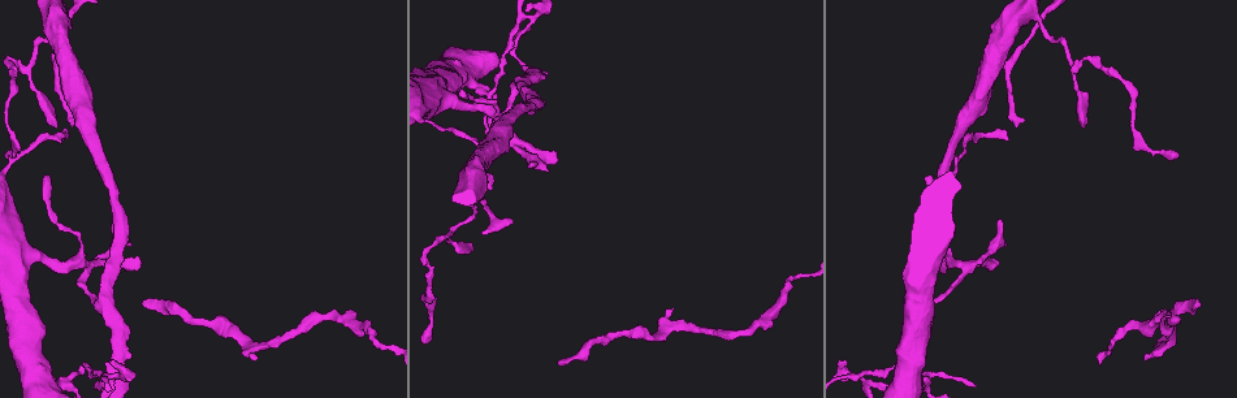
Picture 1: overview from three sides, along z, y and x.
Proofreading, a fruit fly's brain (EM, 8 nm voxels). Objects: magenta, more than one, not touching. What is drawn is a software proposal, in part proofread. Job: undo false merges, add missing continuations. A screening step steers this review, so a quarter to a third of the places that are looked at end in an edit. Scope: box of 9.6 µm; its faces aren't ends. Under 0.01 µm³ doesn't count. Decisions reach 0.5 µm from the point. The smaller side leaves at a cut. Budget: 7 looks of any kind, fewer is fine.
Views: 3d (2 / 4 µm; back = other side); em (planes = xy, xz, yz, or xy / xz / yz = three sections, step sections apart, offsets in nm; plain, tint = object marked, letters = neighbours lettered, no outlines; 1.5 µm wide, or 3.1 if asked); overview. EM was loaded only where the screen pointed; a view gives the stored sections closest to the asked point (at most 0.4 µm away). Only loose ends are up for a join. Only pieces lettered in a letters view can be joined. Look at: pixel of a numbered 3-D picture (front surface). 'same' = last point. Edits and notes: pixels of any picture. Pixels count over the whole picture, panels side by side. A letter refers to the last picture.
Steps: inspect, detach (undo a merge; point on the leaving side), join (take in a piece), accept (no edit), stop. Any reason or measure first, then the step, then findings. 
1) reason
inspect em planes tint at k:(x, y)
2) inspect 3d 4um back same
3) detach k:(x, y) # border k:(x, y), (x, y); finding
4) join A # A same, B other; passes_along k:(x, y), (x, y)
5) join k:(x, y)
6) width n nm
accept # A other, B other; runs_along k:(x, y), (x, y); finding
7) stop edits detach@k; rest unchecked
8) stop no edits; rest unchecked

sharp bend
inspect em planes letters at 1:(537, 12)

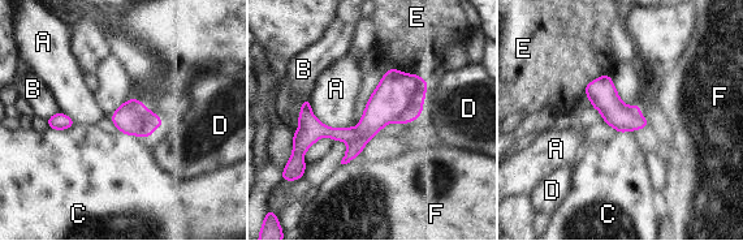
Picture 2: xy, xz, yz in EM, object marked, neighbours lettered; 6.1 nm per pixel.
width 170 nm; longest_contact A 320 nm
detach 2:(385, 106) # A other, B other, C other, D other, E other, F other; a second neuron is stuck on

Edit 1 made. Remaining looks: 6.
an open end
inspect em xz step 8 tint at 1:(1008, 141)

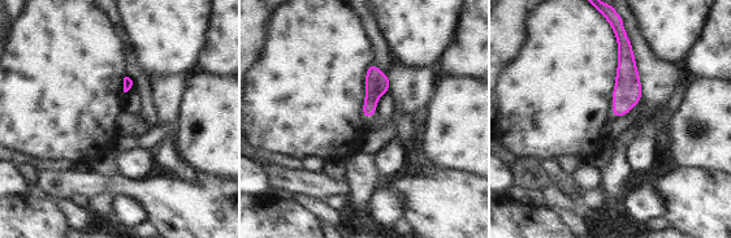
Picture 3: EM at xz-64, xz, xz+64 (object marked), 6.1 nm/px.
inspect em planes letters same

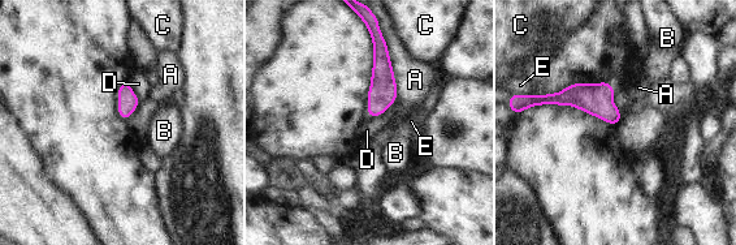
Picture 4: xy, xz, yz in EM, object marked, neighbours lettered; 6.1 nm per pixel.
width 110 nm
accept # A other, B other, C other, D other, E other; border 4:(394, 100), (381, 114), (368, 117); no lettered piece goes on from it

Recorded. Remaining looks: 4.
branch stops here
inspect 3d 2um at 1:(975, 387)

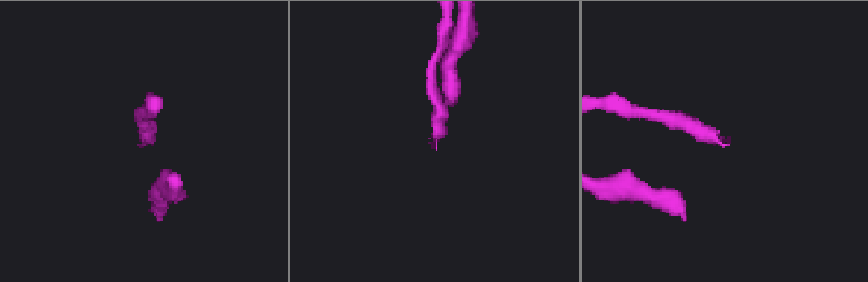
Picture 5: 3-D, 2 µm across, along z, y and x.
now the EM
inspect em planes letters at 5:(729, 142)

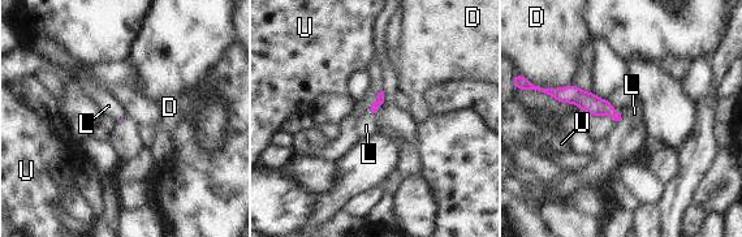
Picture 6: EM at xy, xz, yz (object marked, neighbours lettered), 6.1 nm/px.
join 6:(634, 113) # D other, L same, U other; passes_along 6:(589, 102), (620, 115), (634, 113); it goes on there

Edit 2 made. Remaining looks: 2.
stop edits detach@2, join@6; rest unchecked

